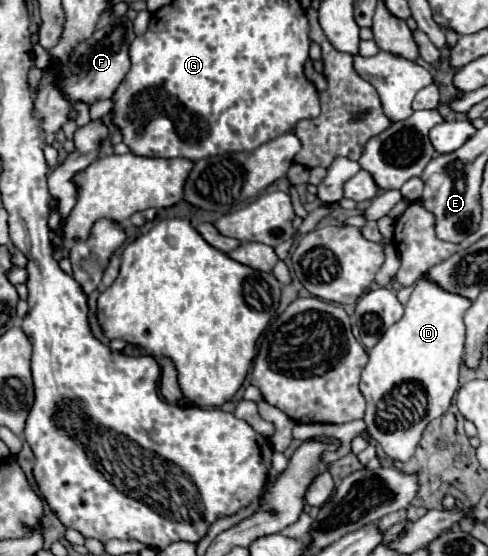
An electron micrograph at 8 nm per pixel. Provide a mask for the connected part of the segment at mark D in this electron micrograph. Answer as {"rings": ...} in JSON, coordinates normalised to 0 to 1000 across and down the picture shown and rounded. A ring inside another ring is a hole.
{"rings":[[[859,500],[826,572],[756,629],[756,651],[736,691],[752,723],[744,755],[756,788],[805,827],[834,831],[846,820],[871,766],[920,737],[941,701],[941,658],[953,637],[949,568],[961,550],[965,543],[957,536],[916,529],[887,507]],[[834,691],[850,701],[830,701]]]}

